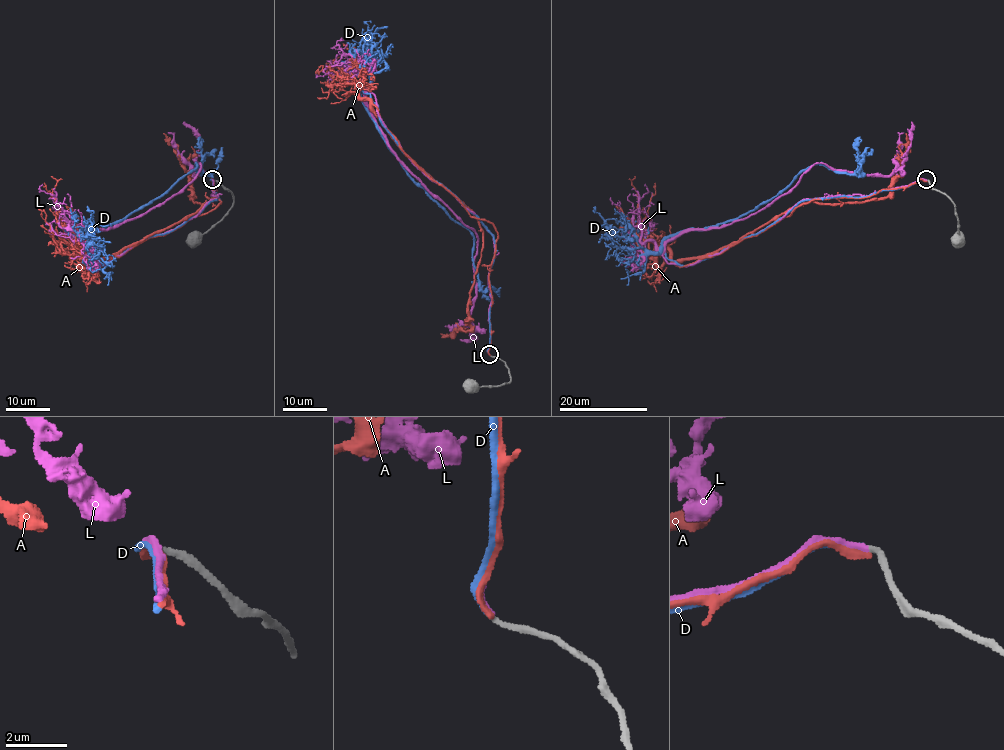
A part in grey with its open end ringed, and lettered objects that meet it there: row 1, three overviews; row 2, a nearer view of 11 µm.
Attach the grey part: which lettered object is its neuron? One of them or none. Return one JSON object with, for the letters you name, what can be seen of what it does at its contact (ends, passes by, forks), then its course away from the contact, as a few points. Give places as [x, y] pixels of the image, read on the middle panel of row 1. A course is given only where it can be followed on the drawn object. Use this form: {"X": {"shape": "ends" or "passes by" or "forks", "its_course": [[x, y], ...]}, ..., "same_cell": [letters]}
{"D": {"shape": "ends", "its_course": [[489, 355], [493, 235], [401, 149], [370, 96], [360, 92], [404, 171], [474, 238], [478, 285], [499, 296]]}, "same_cell": ["D"]}

